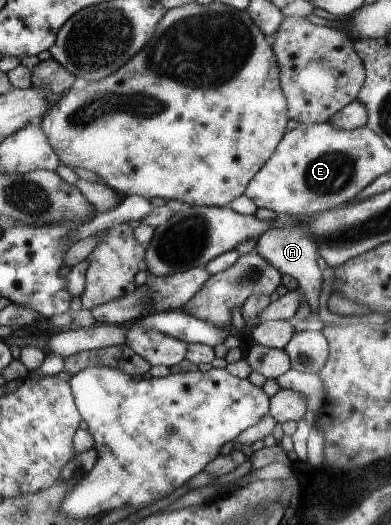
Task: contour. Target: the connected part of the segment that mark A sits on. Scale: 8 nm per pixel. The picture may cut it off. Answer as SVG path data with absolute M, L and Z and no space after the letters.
M284 227L283 229L271 229L263 232L256 239L255 251L260 253L275 269L279 269L282 275L290 275L296 279L297 288L304 293L311 312L316 315L318 310L318 293L320 292L321 274L316 265L317 246L311 235L303 227Z

